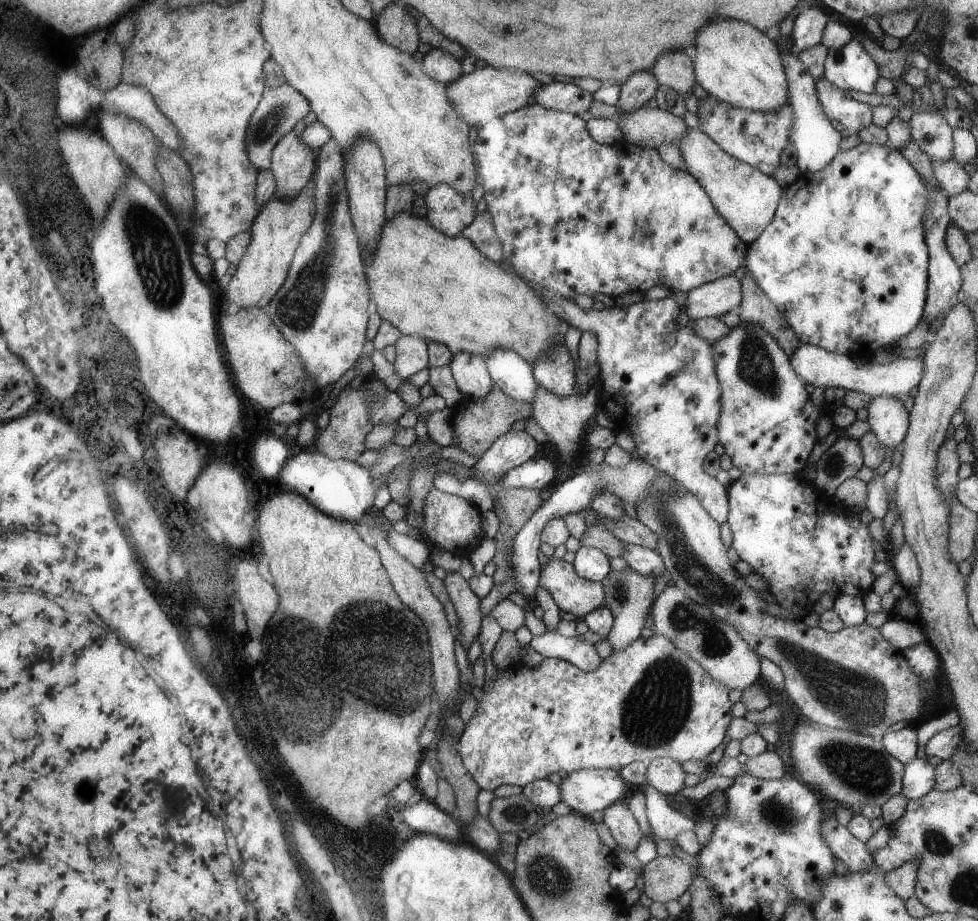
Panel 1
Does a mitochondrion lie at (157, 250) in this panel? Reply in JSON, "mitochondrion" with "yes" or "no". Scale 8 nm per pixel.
{"mitochondrion":"yes"}

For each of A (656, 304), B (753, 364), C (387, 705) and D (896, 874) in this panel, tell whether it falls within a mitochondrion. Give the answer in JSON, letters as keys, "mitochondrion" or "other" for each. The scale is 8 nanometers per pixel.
{"A":"other","B":"mitochondrion","C":"other","D":"other"}

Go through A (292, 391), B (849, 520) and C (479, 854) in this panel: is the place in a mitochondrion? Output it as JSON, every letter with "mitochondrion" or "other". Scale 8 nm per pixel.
{"A":"other","B":"other","C":"other"}

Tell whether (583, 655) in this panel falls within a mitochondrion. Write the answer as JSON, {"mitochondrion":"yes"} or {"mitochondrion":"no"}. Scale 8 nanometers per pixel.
{"mitochondrion":"no"}

